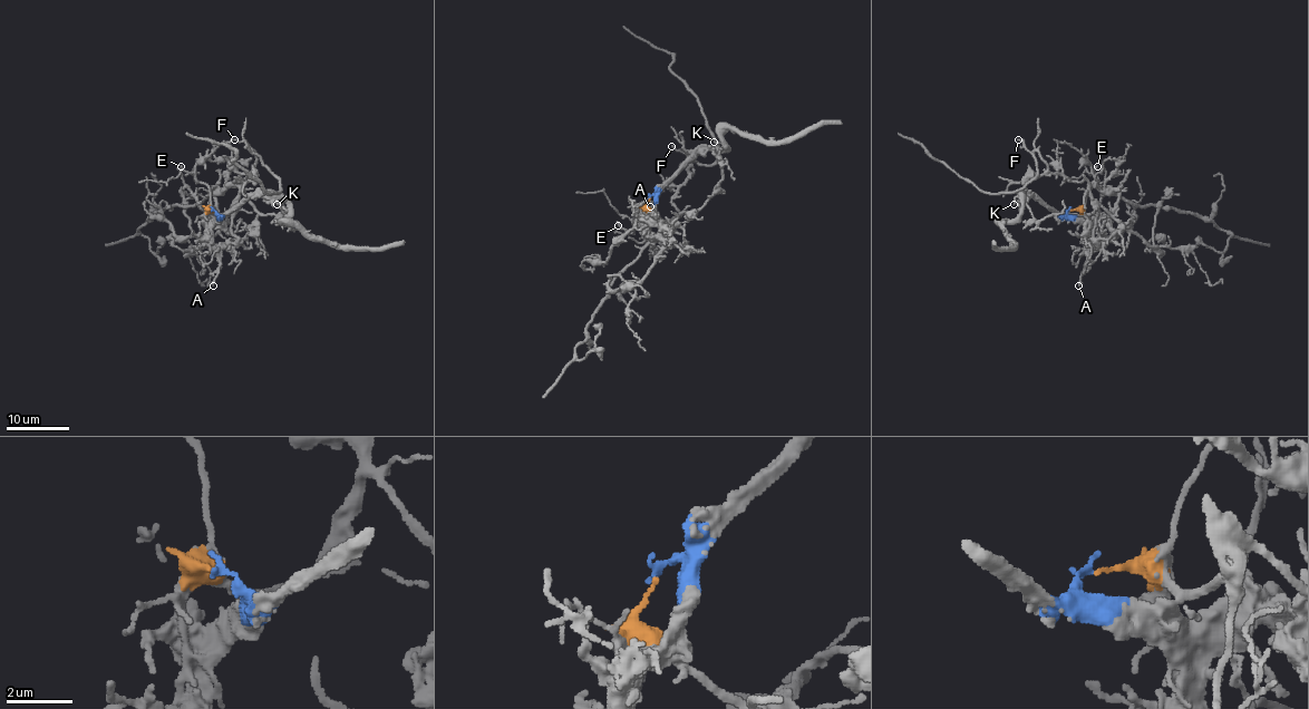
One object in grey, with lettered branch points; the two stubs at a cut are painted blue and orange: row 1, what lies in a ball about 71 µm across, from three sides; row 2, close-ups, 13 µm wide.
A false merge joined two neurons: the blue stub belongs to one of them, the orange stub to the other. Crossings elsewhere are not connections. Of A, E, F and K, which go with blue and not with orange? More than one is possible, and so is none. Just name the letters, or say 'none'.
A, E, K

